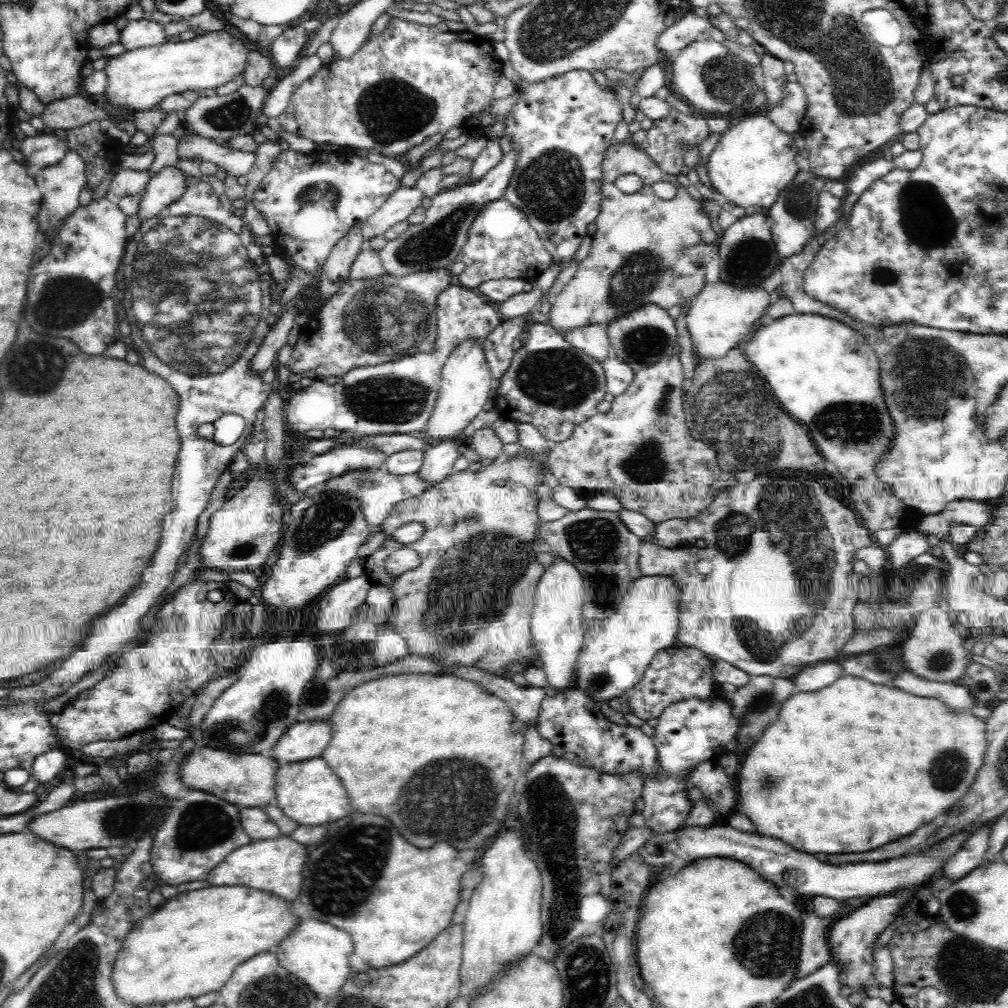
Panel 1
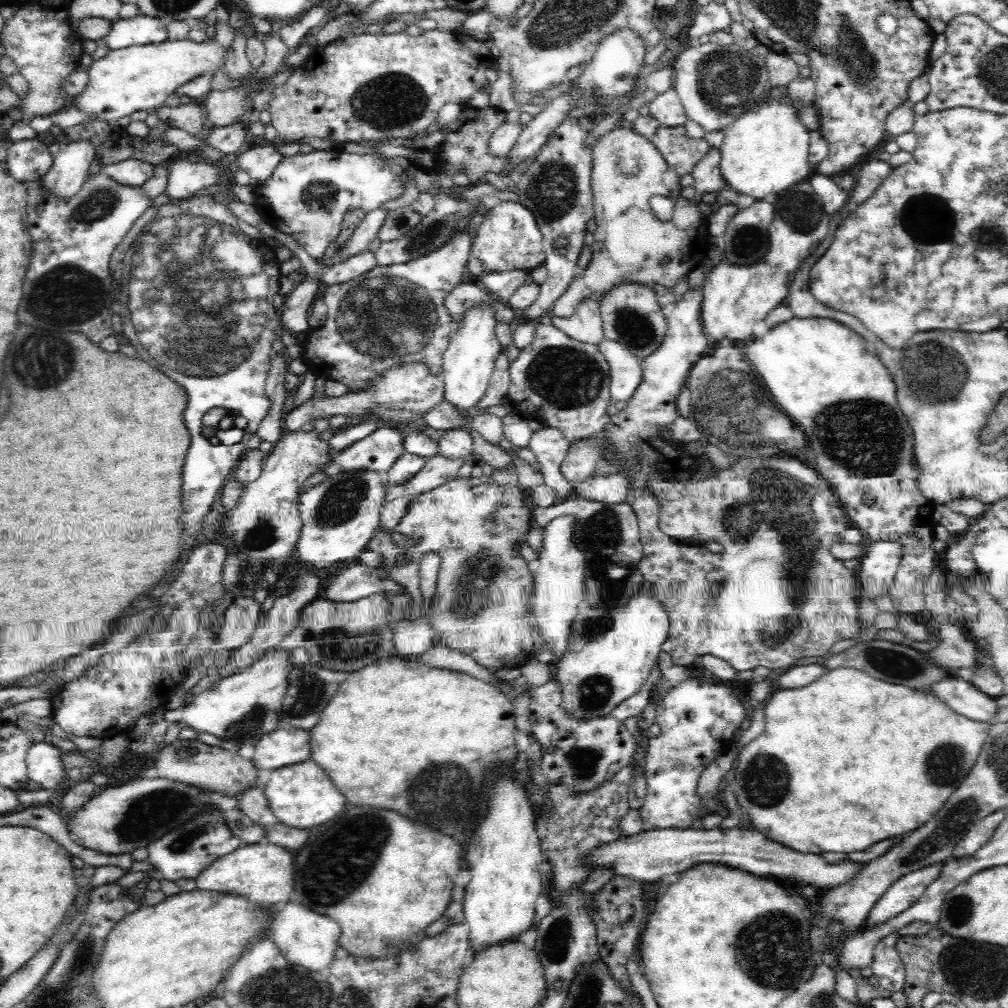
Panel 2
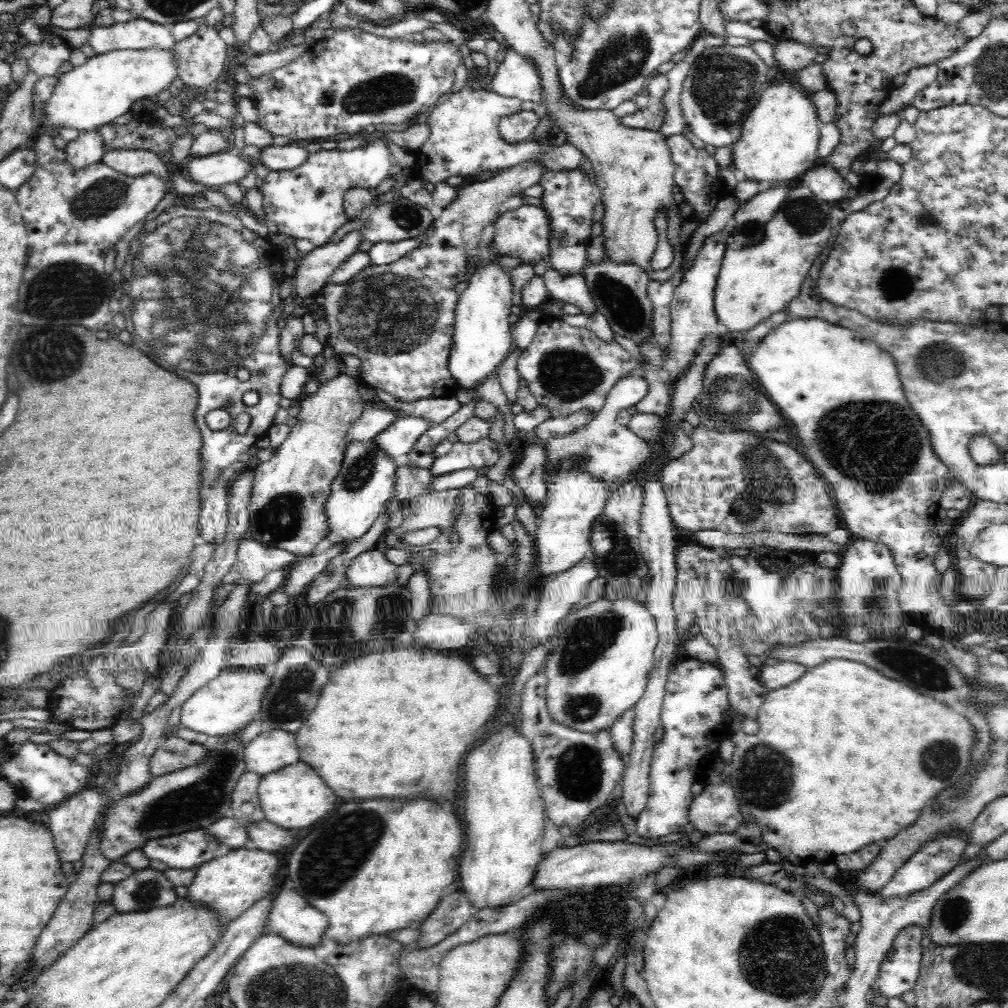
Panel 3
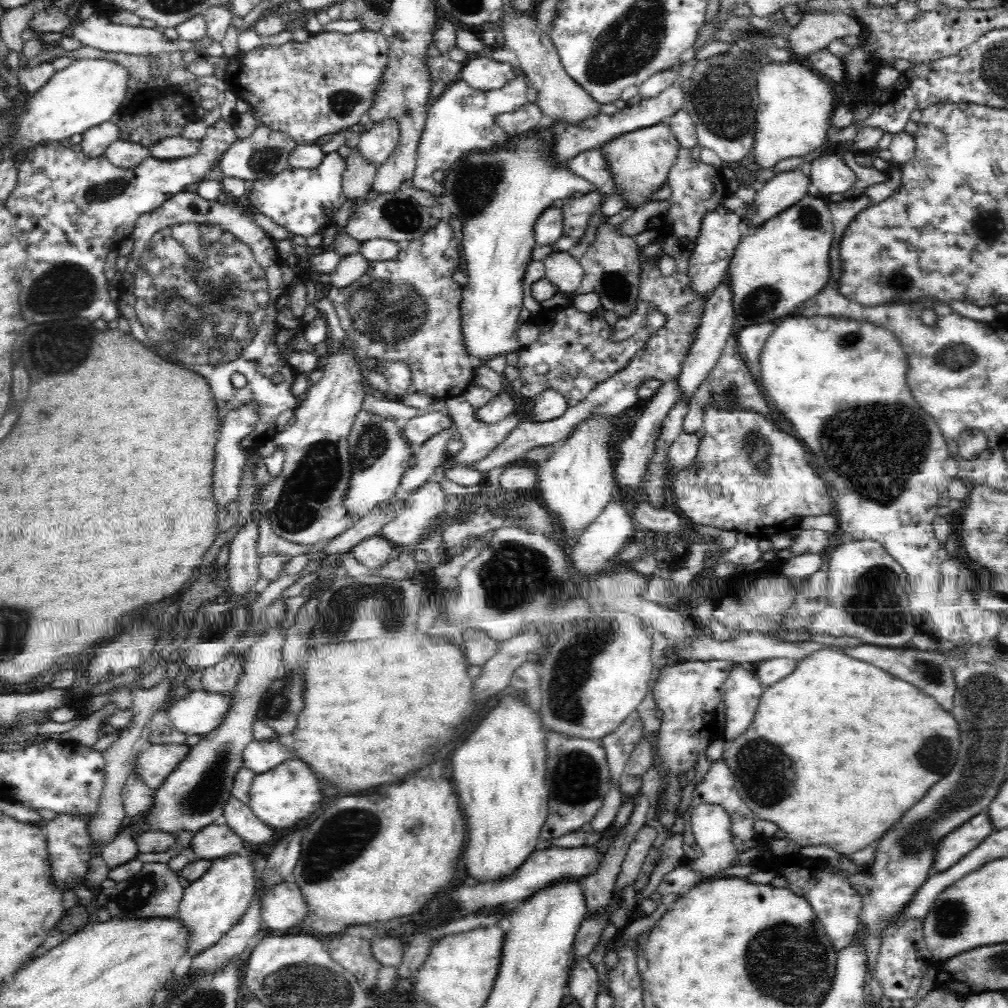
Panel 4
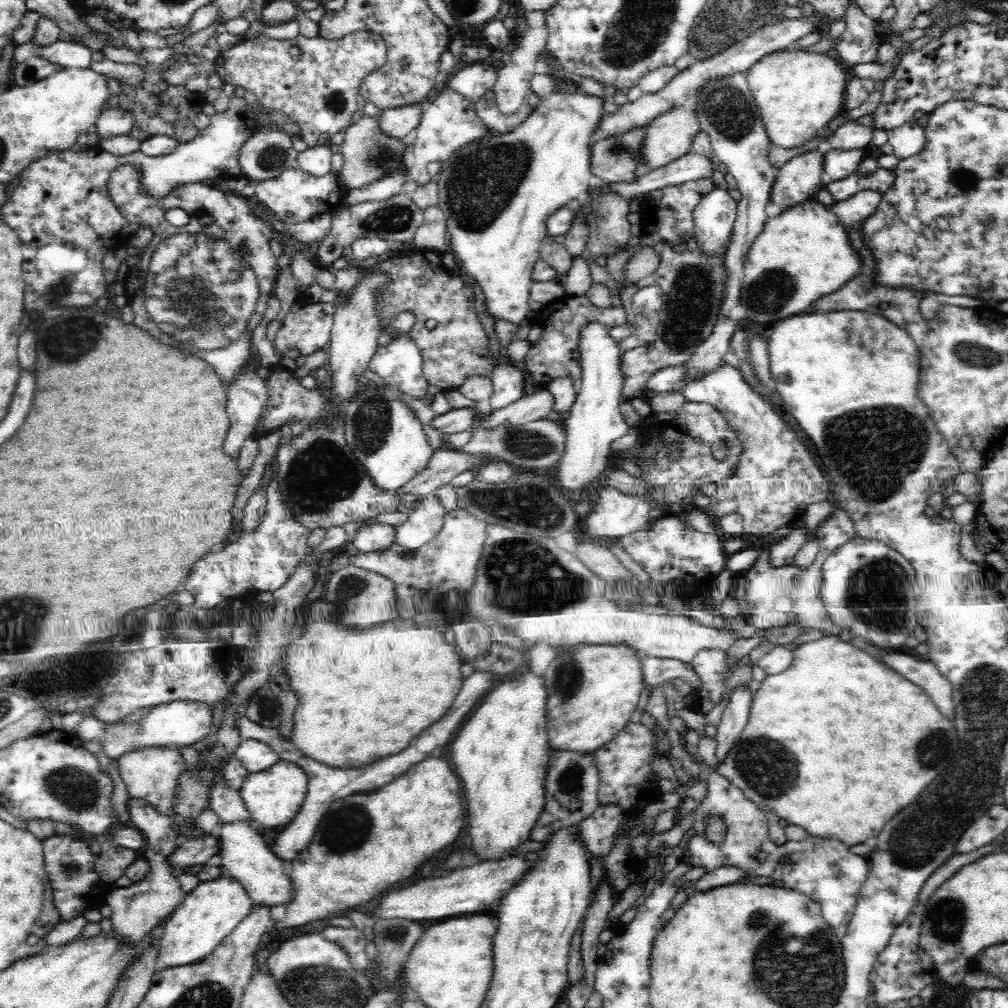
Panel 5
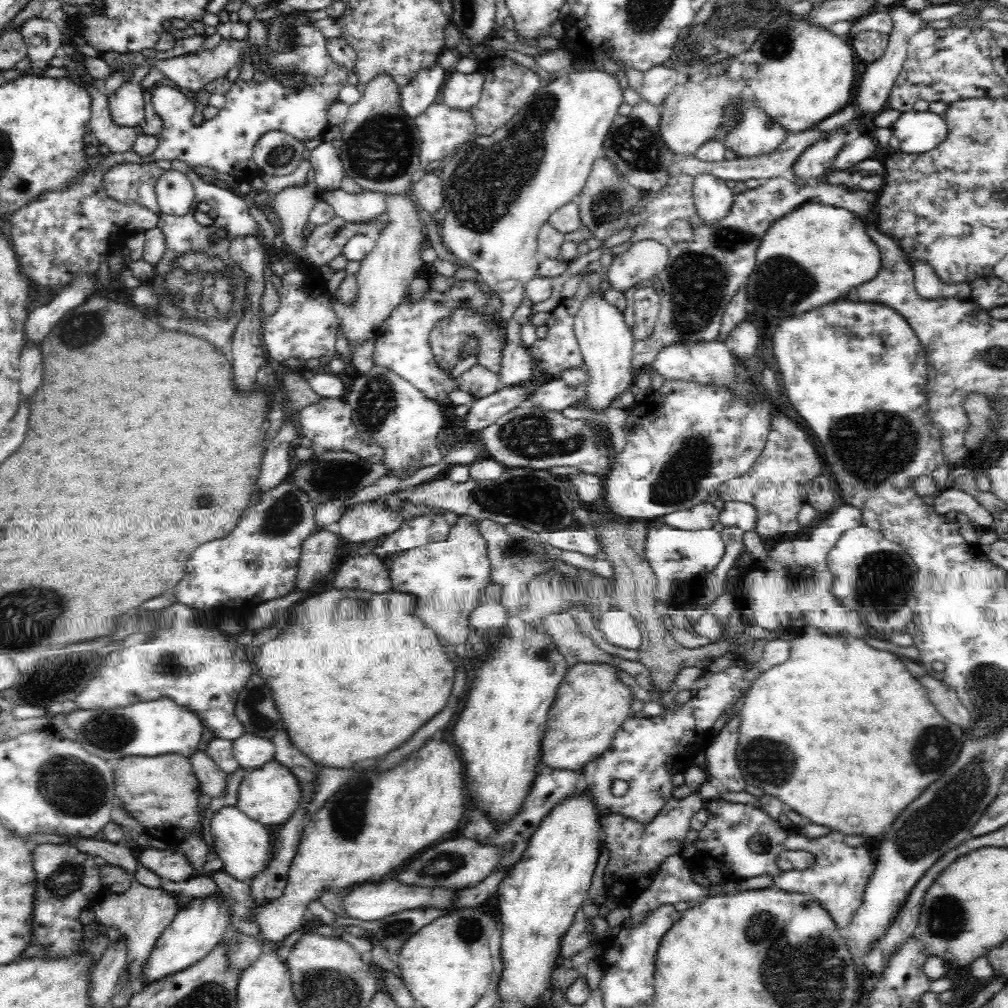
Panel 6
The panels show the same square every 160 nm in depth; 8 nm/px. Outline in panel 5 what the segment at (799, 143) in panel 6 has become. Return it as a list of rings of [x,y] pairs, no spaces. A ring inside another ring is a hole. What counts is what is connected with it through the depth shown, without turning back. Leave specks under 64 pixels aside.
[[[854,120],[843,123],[826,142],[832,149],[864,150],[873,140],[873,129]],[[692,150],[667,166],[648,172],[641,178],[630,182],[607,183],[607,188],[622,199],[637,199],[638,196],[661,192],[666,188],[677,188],[681,184],[712,177],[714,165],[711,160],[694,153]]]

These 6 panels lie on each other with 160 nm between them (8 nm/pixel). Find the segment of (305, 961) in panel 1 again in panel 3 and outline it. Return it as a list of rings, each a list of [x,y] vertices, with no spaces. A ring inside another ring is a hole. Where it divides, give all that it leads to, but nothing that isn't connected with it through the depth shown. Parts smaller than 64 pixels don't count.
[[[281,886],[266,921],[266,931],[281,936],[294,946],[315,949],[321,944],[328,917],[294,890]]]

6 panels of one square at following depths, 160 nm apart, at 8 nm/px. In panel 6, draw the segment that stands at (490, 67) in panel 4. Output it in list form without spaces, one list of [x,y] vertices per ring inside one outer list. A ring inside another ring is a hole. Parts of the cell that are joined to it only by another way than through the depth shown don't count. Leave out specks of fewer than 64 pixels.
[[[477,70],[473,73],[451,71],[444,83],[442,103],[452,109],[468,112],[481,97],[484,77]]]

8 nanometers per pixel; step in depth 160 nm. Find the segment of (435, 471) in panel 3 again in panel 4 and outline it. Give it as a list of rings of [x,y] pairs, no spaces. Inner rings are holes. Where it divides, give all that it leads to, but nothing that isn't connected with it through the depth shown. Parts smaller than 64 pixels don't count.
[[[463,395],[446,400],[444,412],[448,414],[454,428],[460,433],[462,448],[453,456],[447,458],[447,466],[454,462],[472,464],[490,454],[496,446],[511,433],[511,430],[522,421],[522,415],[511,413],[496,424],[482,424],[476,417],[476,410]]]

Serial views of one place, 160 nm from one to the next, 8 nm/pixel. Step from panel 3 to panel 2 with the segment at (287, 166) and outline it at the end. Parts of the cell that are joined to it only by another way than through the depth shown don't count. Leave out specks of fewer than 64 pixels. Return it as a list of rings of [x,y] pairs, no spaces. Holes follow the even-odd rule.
[[[265,143],[265,146],[252,147],[236,157],[236,166],[250,175],[250,185],[256,188],[263,185],[276,170],[276,166],[286,157],[282,157],[274,146]]]

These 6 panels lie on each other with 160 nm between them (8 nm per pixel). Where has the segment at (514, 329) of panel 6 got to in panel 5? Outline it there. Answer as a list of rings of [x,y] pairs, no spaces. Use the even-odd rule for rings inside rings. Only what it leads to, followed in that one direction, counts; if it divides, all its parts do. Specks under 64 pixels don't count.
[[[509,362],[500,364],[491,372],[493,393],[488,400],[491,410],[501,410],[520,400],[524,393],[524,375],[522,366],[514,366]]]

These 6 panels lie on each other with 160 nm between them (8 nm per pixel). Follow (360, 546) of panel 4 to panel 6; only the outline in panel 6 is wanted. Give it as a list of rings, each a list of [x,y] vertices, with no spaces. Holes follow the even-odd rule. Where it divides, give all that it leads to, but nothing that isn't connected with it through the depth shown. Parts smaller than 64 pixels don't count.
[[[384,497],[352,505],[339,518],[341,534],[346,542],[368,545],[375,538],[390,536],[406,521],[400,513],[384,507]]]

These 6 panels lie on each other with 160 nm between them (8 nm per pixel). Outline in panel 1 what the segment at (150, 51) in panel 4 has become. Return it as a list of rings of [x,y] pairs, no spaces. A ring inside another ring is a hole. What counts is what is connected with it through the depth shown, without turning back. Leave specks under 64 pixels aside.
[[[139,19],[130,22],[120,30],[120,44],[126,51],[146,48],[148,46],[160,46],[165,43],[167,34],[164,25],[154,20]]]

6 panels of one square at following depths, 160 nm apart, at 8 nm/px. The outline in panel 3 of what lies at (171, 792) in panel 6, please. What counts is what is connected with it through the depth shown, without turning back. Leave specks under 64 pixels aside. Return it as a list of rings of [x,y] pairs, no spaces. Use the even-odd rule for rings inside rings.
[[[172,733],[166,740],[161,741],[159,748],[150,758],[150,775],[159,777],[182,770],[186,766],[194,766],[204,760],[209,749],[202,744],[194,744]]]

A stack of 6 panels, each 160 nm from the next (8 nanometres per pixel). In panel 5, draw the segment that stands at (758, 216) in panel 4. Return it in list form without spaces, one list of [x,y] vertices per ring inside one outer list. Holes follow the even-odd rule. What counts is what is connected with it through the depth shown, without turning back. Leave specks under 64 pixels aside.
[[[812,150],[792,158],[781,168],[776,170],[775,183],[770,190],[770,202],[786,211],[805,201],[815,199],[817,193],[824,187],[822,175],[824,173],[824,155]]]

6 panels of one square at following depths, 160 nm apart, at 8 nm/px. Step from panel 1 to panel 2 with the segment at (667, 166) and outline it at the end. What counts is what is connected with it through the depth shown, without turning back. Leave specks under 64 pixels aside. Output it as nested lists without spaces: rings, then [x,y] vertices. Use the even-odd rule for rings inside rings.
[[[684,125],[676,128],[662,126],[656,130],[654,138],[651,139],[656,149],[660,150],[662,157],[680,177],[694,172],[694,166],[710,149],[704,138],[696,140],[690,138]]]

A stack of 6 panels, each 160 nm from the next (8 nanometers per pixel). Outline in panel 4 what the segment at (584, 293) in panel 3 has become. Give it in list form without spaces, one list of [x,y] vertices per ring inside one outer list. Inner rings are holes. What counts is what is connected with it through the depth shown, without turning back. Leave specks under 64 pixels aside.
[[[552,252],[543,259],[546,276],[564,296],[577,294],[583,279],[583,269],[577,259],[566,252]]]

